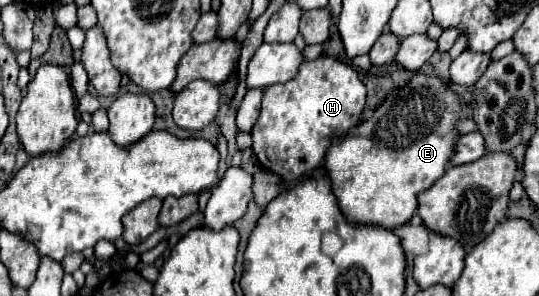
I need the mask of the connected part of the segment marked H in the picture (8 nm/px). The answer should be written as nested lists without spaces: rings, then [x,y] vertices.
[[[333,56],[305,60],[293,80],[265,88],[261,116],[251,130],[253,152],[261,168],[283,180],[313,172],[323,162],[333,138],[345,136],[359,124],[365,96],[367,90],[351,66]]]

